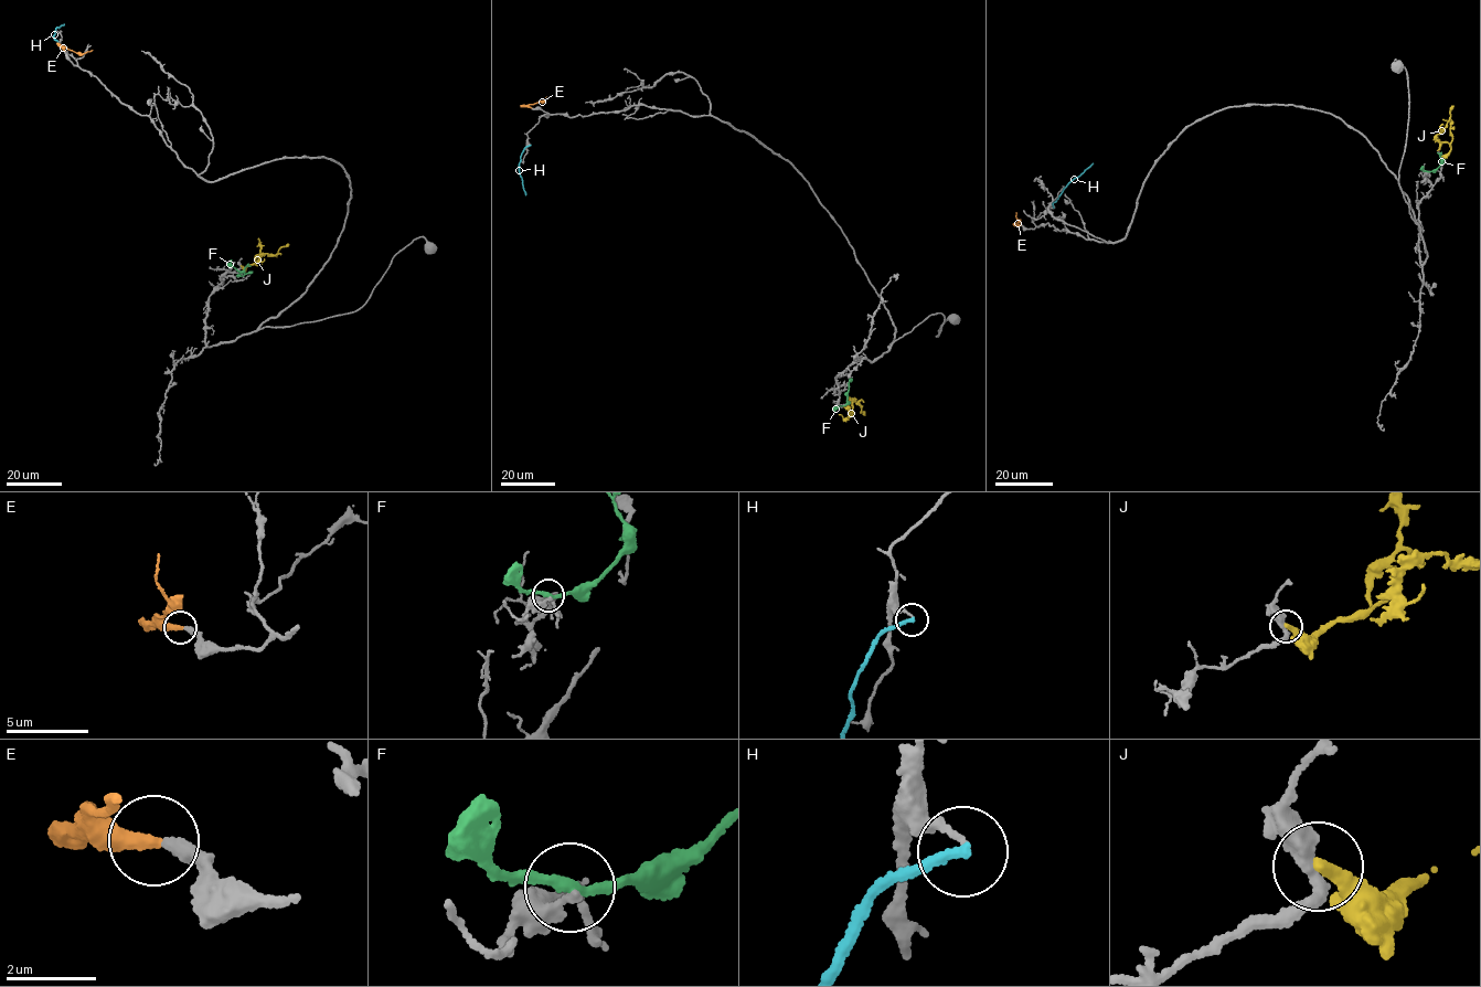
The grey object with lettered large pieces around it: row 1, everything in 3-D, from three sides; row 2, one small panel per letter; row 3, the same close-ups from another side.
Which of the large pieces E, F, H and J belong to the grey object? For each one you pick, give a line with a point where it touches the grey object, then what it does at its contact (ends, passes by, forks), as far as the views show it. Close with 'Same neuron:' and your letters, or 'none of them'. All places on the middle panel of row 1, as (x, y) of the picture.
E: contact (531, 107); it ends
Same neuron: E

